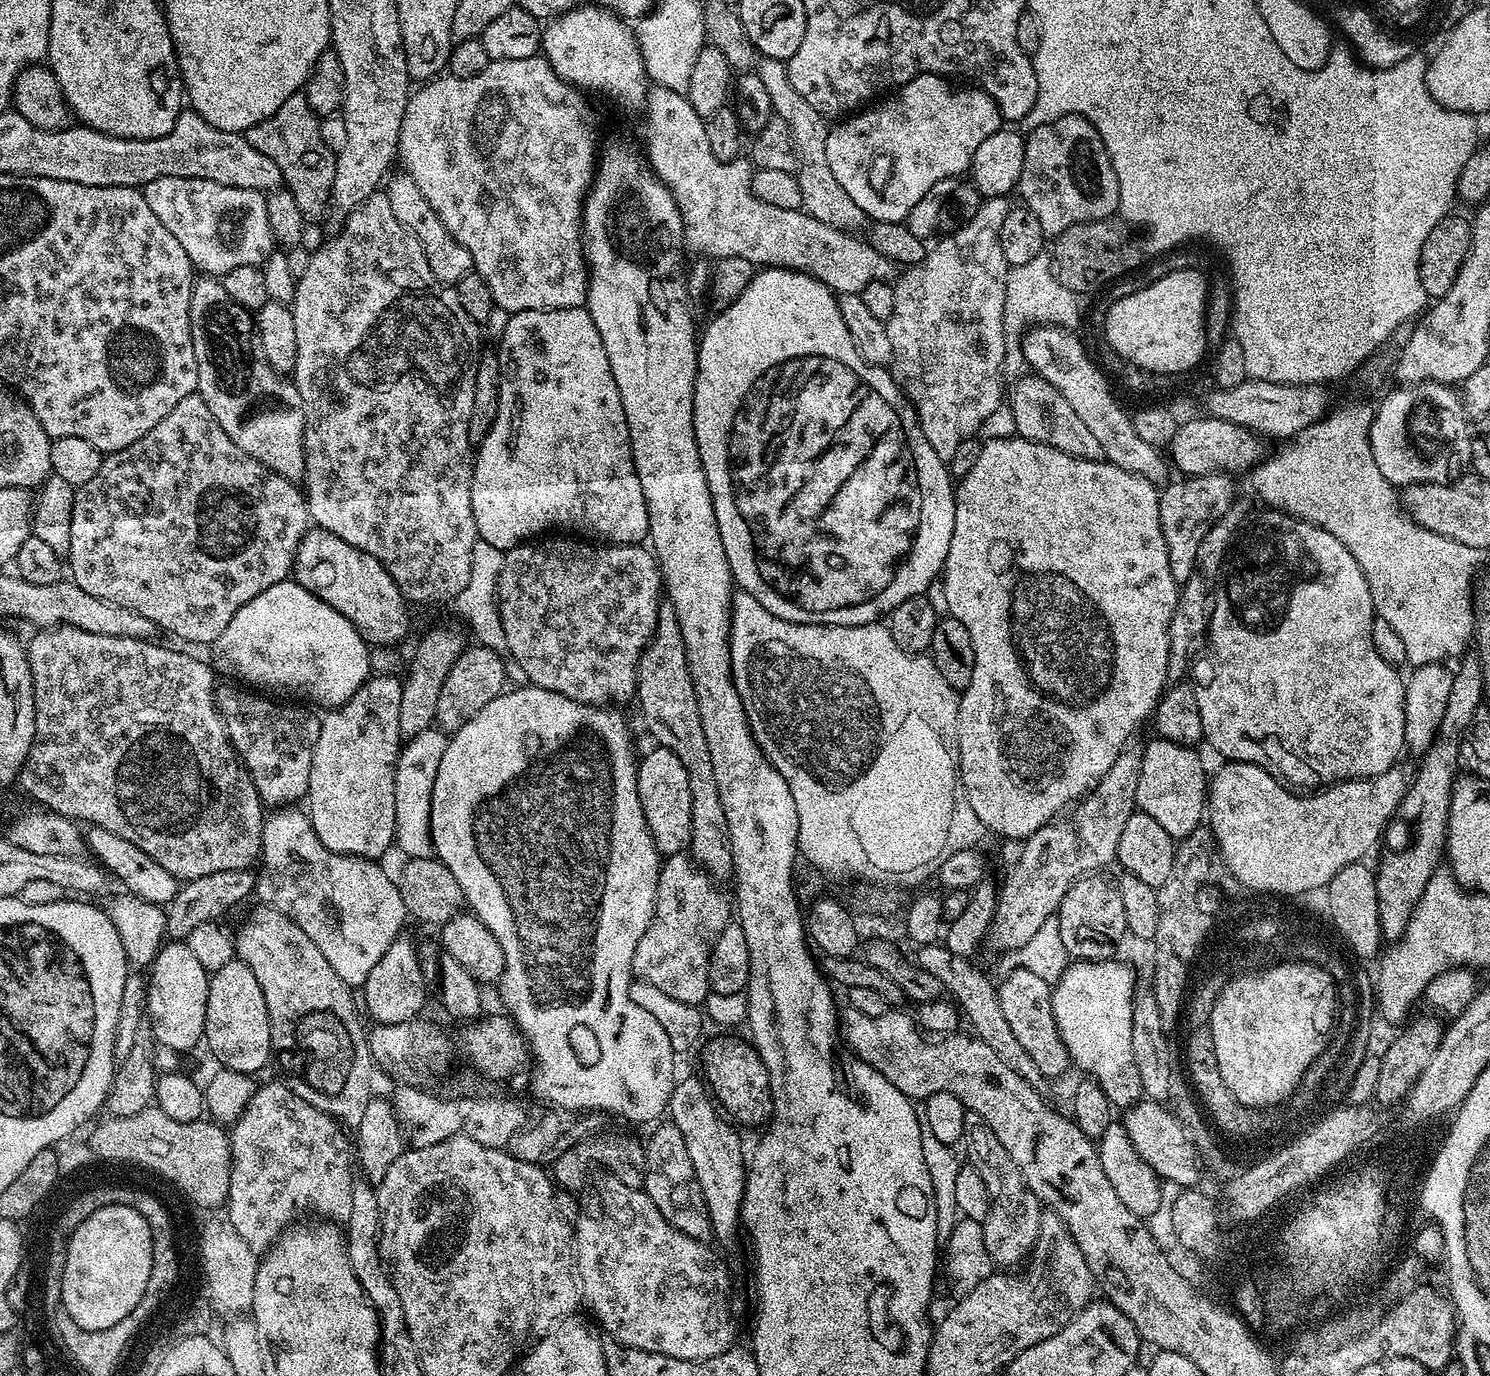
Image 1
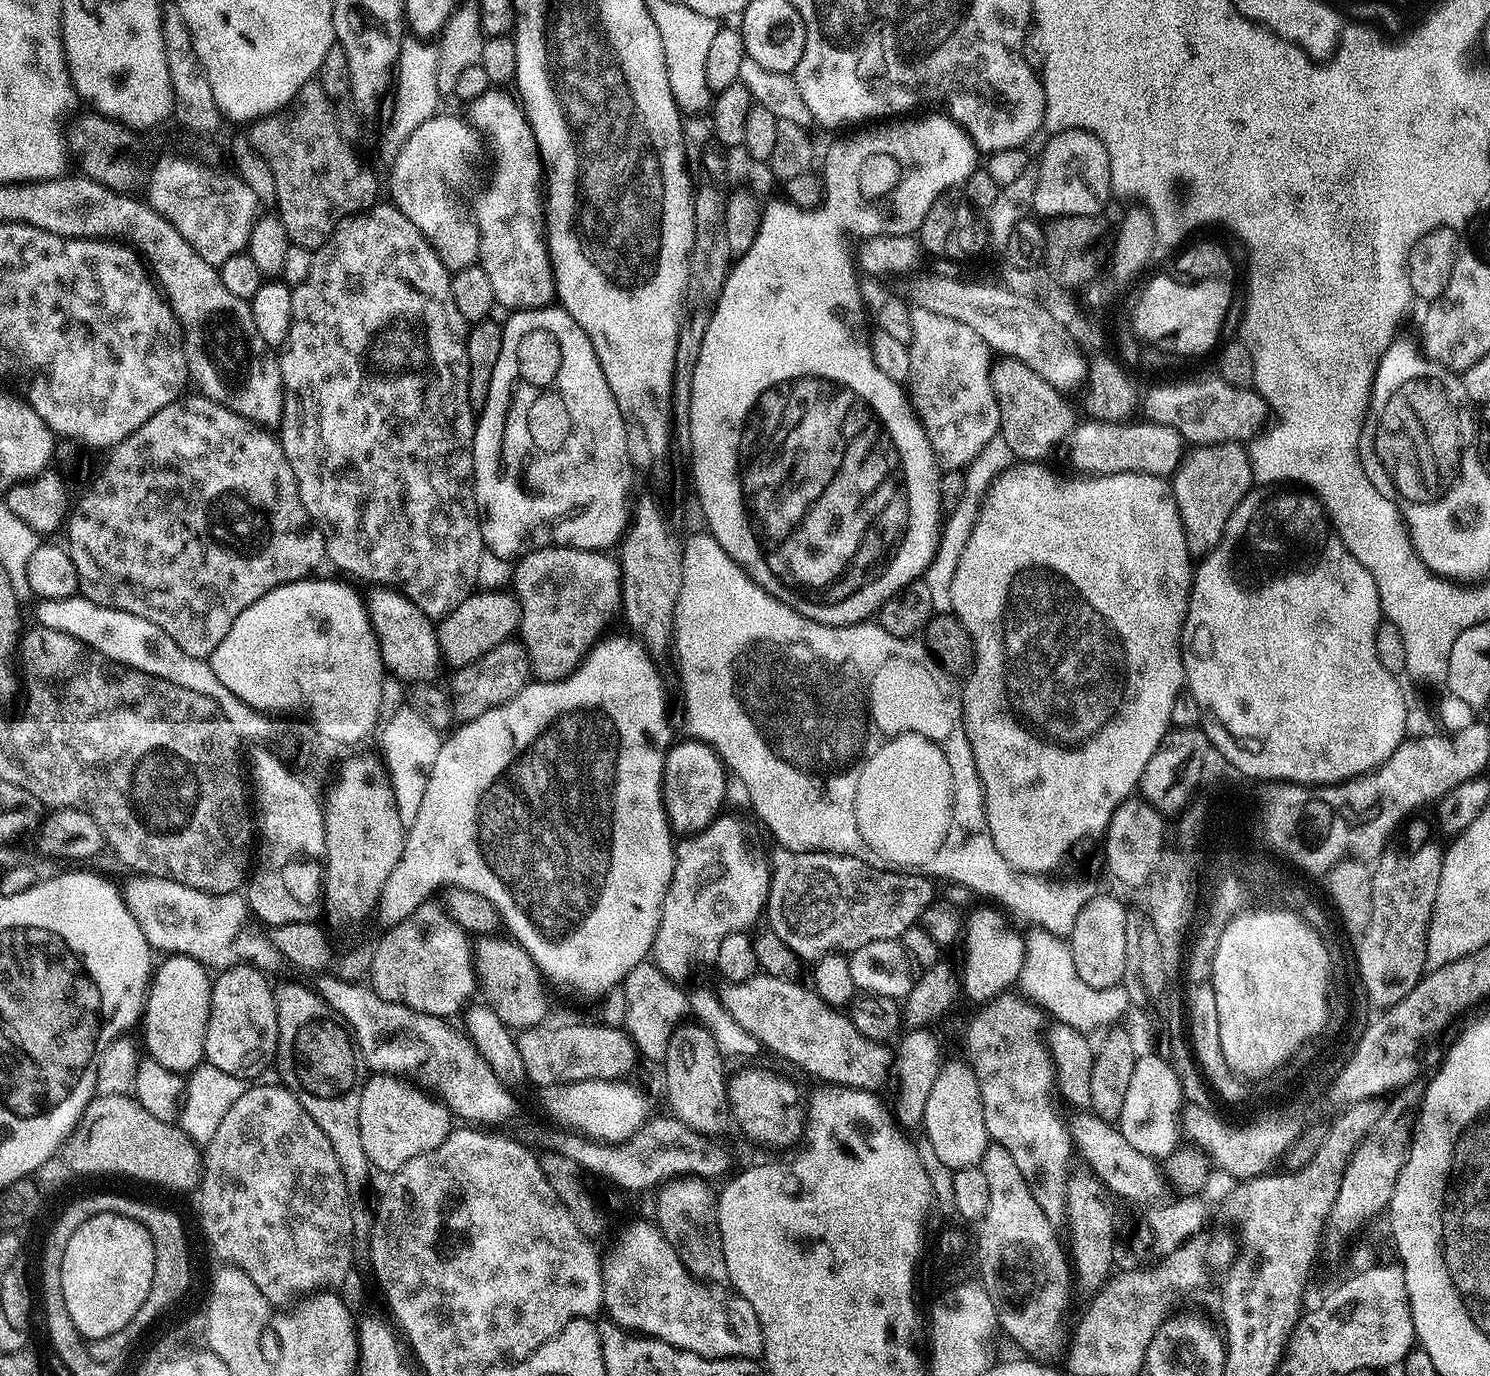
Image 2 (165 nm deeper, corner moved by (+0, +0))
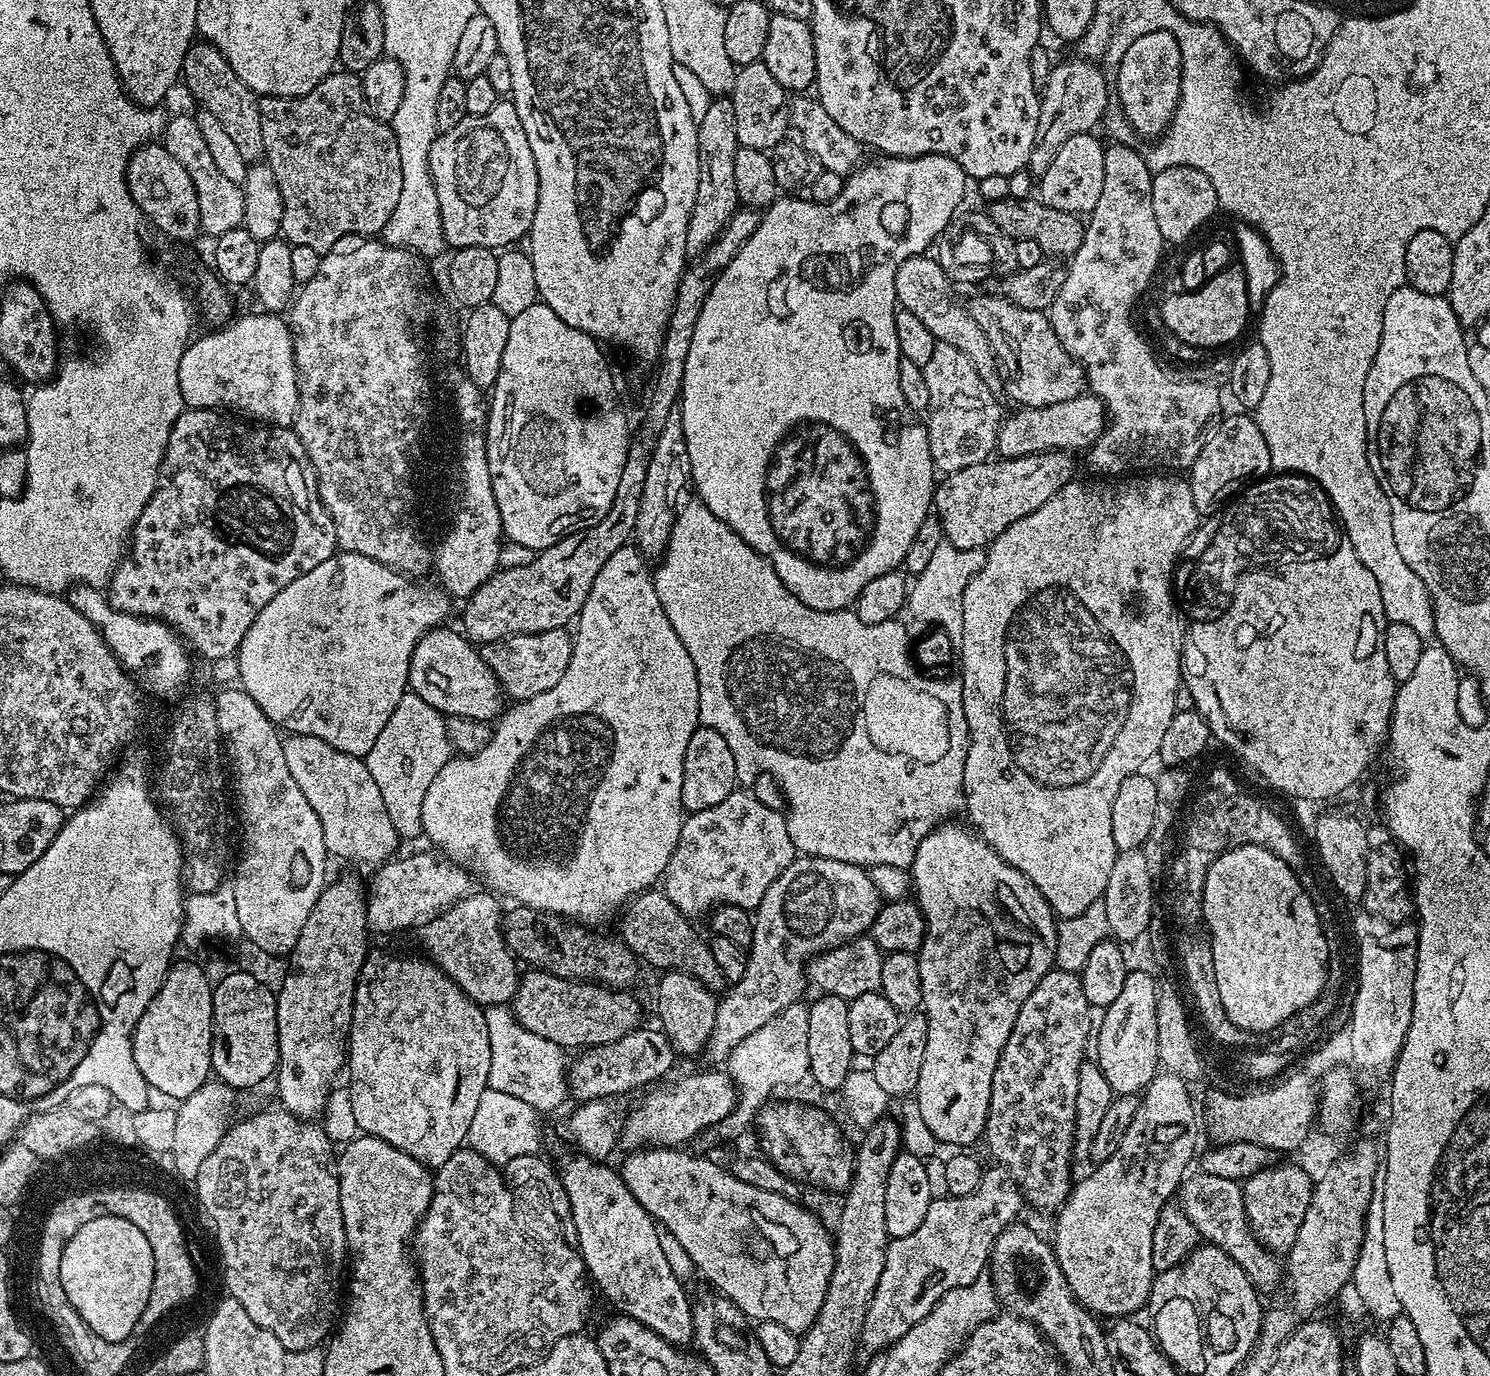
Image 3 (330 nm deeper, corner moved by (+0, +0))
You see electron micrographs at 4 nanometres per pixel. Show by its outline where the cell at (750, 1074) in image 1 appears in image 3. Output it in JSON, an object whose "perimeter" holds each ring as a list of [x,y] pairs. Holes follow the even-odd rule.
{"perimeter":[[[796,1100],[790,1101],[789,1104],[776,1103],[769,1103],[760,1109],[760,1152],[780,1172],[801,1185],[813,1184],[816,1188],[829,1188],[832,1192],[843,1193],[852,1181],[854,1152],[852,1148],[844,1148],[843,1142],[840,1141],[839,1126],[822,1109],[815,1108],[812,1104],[799,1104]]]}

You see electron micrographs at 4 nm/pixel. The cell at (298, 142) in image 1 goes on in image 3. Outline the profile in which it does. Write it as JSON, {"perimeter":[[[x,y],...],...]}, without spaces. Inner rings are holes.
{"perimeter":[[[334,70],[314,90],[301,96],[260,96],[260,117],[262,118],[262,146],[264,160],[274,170],[274,178],[278,178],[278,190],[282,190],[282,226],[283,239],[289,244],[310,246],[322,254],[327,254],[337,247],[343,236],[360,236],[356,238],[372,238],[383,233],[386,222],[390,222],[390,214],[394,214],[394,206],[398,206],[398,198],[402,195],[402,158],[398,154],[396,135],[392,133],[391,123],[375,120],[364,103],[364,85],[361,77],[355,72]]]}

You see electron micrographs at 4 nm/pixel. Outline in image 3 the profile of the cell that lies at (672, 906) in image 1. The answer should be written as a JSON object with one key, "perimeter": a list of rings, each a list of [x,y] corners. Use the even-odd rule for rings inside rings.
{"perimeter":[[[733,790],[725,800],[718,802],[718,806],[685,815],[678,846],[674,846],[674,854],[662,877],[663,893],[684,917],[704,918],[723,904],[755,910],[762,902],[766,890],[770,890],[774,880],[782,874],[782,870],[786,870],[786,866],[790,866],[797,859],[798,853],[788,833],[785,813],[775,812],[770,805],[755,800],[748,792],[751,791]]]}

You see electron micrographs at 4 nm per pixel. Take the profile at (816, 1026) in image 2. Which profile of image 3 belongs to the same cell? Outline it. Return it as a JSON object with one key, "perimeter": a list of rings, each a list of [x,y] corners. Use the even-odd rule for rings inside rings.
{"perimeter":[[[651,888],[647,892],[642,892],[639,896],[633,897],[621,913],[621,922],[620,930],[622,933],[620,933],[620,938],[643,963],[646,961],[663,971],[688,973],[692,977],[698,978],[700,982],[713,992],[719,991],[719,987],[725,985],[724,975],[718,967],[718,962],[714,961],[711,945],[698,936],[691,925],[693,923],[687,917],[683,916],[663,891]]]}

